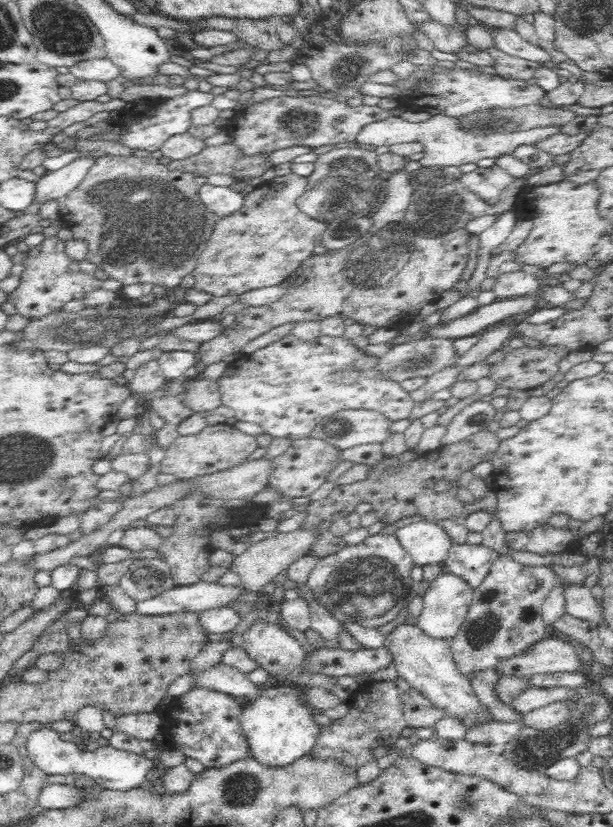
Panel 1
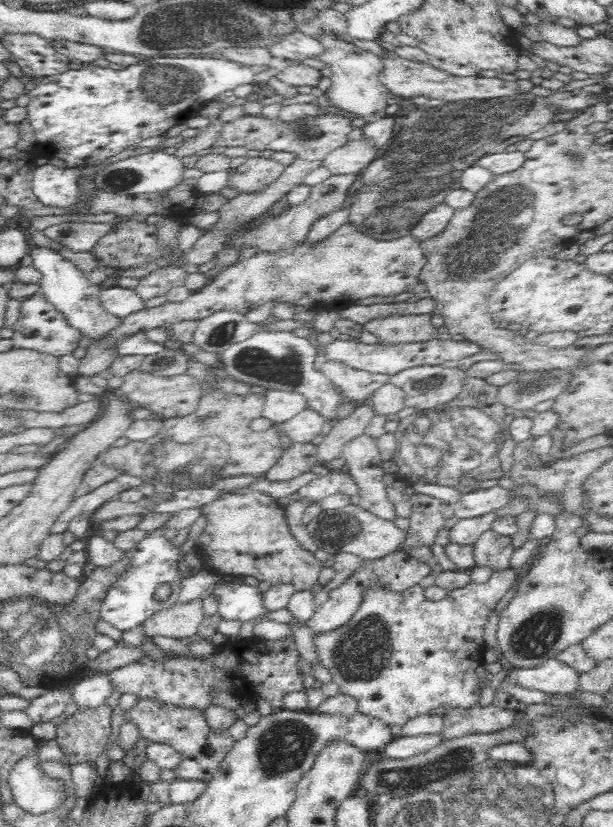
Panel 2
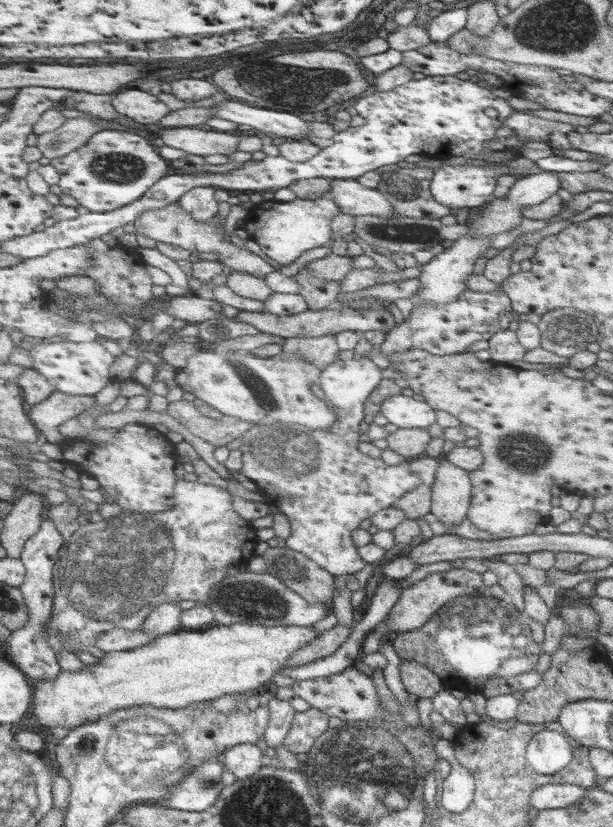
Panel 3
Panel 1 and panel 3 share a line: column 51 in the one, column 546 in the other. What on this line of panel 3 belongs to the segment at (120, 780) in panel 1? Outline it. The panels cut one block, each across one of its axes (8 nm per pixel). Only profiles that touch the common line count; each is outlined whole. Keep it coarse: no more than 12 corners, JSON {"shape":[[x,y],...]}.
{"shape":[[542,730],[527,759],[540,775],[569,766],[573,750],[564,733]]}

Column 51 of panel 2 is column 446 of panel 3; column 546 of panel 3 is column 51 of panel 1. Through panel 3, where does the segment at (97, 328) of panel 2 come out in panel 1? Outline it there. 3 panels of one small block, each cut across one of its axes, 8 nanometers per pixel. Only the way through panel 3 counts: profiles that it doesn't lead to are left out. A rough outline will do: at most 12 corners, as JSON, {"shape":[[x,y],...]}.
{"shape":[[80,157],[36,183],[40,205],[66,196],[96,157]]}

